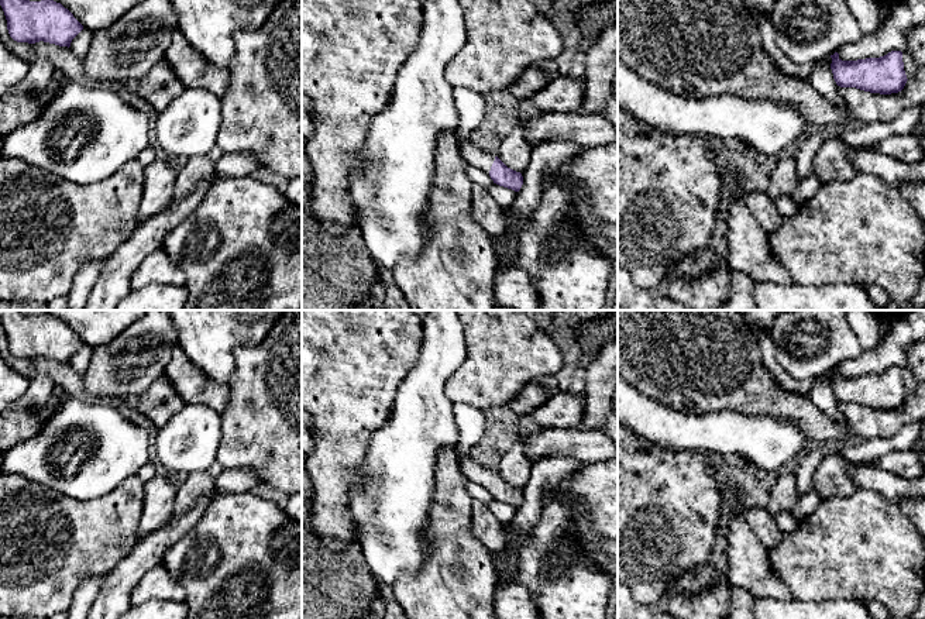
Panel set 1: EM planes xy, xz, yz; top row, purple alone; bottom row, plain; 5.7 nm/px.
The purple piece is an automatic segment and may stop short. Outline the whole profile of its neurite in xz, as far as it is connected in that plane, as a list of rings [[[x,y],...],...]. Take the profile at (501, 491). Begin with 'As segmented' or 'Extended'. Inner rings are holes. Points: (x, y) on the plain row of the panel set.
Extended. [[[467,455],[460,468],[468,481],[486,488],[494,499],[519,508],[523,501],[523,492],[508,484],[498,472],[484,467]]]

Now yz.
As segmented. [[[891,367],[880,374],[857,376],[842,376],[838,368],[831,374],[833,395],[840,403],[891,410],[901,407],[908,396],[901,367]]]

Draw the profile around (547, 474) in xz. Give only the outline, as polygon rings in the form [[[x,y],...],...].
[[[560,455],[546,457],[532,464],[529,481],[522,489],[523,501],[512,520],[515,539],[532,533],[543,513],[546,495],[557,491],[578,465],[578,460]]]

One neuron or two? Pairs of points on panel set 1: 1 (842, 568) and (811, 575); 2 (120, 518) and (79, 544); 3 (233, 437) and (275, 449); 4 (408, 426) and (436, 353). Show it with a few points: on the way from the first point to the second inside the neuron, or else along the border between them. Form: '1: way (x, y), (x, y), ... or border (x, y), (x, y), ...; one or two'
1: way (835, 568), (818, 568); one
2: way (110, 523), (99, 535), (89, 539); one
3: way (243, 437), (265, 439); one
4: way (418, 408), (418, 395), (432, 371); one

